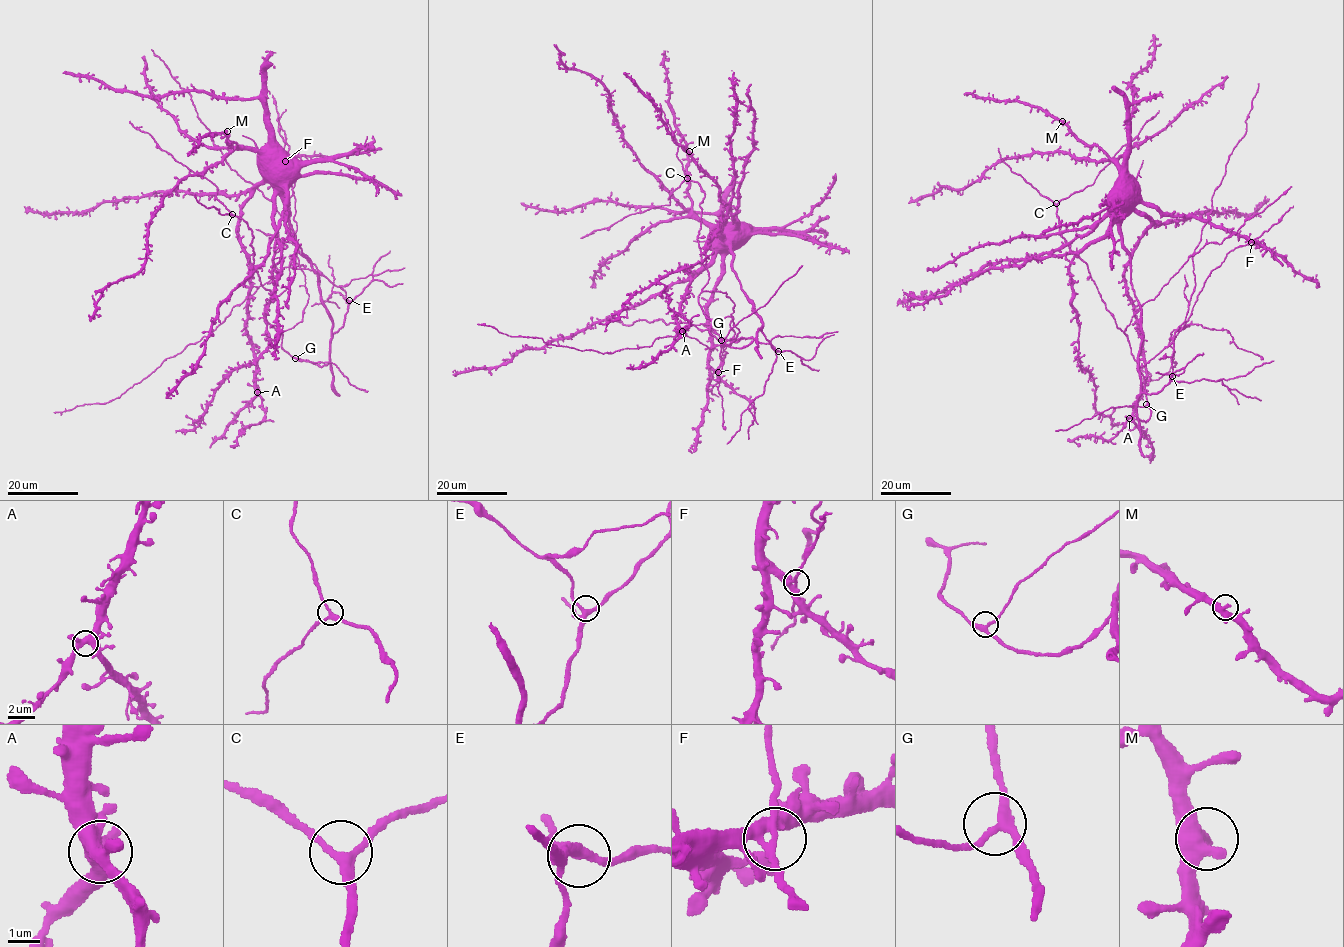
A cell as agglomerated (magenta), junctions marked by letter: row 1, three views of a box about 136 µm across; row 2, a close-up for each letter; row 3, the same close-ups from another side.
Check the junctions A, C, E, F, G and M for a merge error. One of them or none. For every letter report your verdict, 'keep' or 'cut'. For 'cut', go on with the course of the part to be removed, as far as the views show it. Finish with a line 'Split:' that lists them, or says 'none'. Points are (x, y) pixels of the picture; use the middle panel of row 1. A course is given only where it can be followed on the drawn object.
A: keep
C: keep
E: keep
F: keep
G: keep
M: keep
Split: none

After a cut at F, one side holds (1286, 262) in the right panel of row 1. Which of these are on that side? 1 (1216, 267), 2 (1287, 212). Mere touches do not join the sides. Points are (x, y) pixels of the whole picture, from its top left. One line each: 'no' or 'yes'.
1: no
2: no

